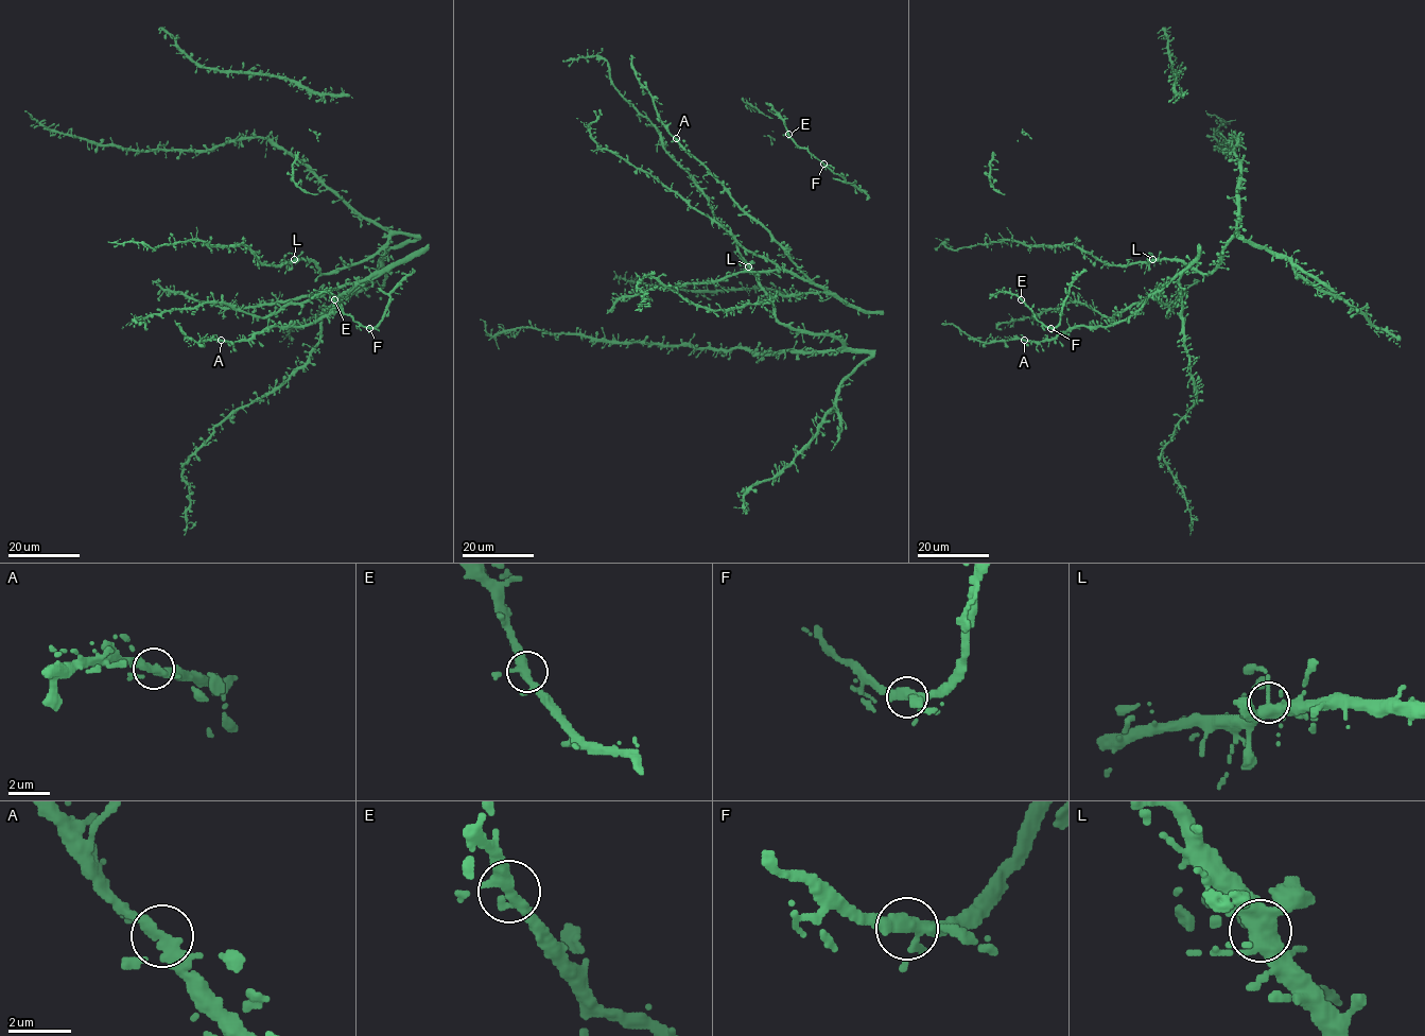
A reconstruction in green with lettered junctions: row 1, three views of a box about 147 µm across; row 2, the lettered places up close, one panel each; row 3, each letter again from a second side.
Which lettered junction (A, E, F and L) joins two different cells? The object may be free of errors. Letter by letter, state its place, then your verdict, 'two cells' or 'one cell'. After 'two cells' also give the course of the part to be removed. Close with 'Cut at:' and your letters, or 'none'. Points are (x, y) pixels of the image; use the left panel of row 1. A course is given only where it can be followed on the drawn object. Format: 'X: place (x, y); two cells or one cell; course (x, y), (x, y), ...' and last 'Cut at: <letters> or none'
A: place (221, 340); one cell
E: place (334, 299); one cell
F: place (369, 328); one cell
L: place (294, 259); one cell
Cut at: none

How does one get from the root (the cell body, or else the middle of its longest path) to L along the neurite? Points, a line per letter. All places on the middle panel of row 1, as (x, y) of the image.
L: (759, 281), (748, 266)

